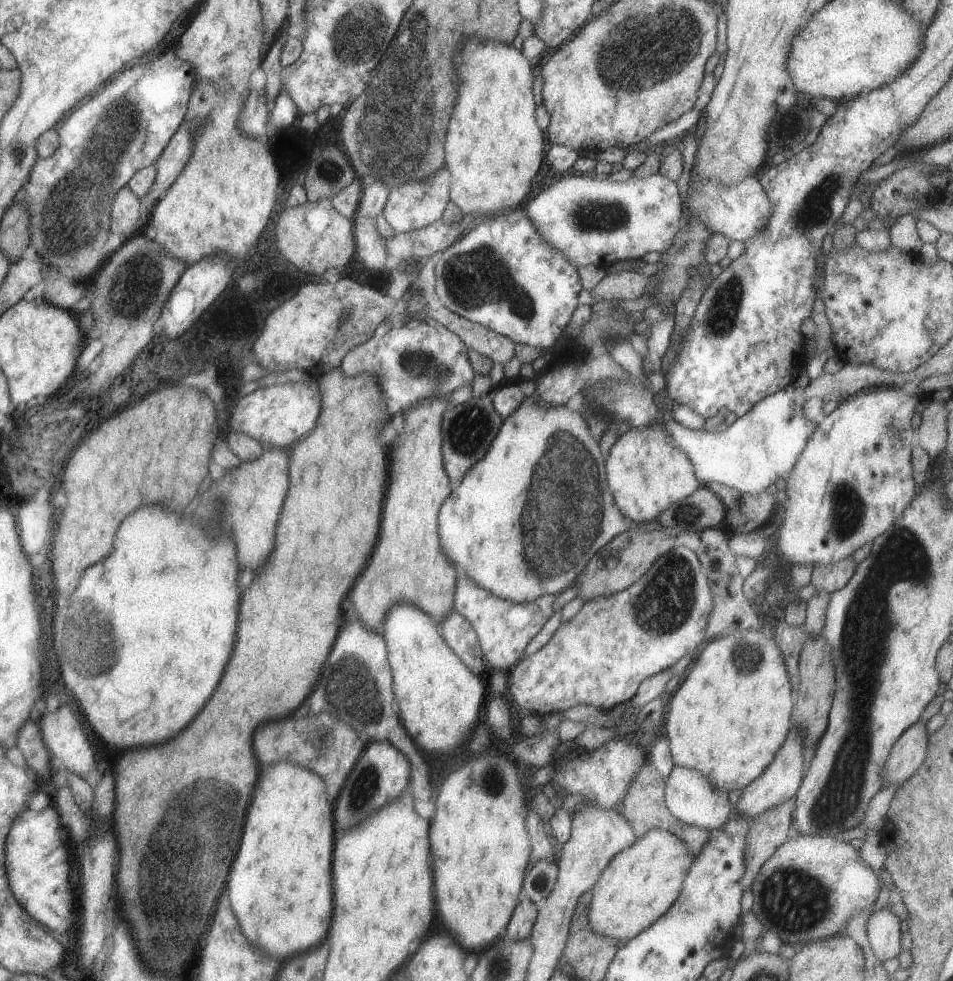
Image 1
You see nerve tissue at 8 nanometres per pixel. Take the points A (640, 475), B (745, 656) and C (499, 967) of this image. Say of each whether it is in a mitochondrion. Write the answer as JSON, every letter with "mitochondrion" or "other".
{"A":"other","B":"mitochondrion","C":"mitochondrion"}

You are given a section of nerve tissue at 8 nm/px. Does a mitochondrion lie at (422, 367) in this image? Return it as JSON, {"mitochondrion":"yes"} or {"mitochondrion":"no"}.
{"mitochondrion":"yes"}

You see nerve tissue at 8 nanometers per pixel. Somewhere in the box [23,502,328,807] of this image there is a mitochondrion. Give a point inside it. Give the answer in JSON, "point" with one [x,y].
{"point":[84,651]}

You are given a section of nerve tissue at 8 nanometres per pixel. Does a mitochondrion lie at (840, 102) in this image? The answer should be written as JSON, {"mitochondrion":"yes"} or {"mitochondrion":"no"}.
{"mitochondrion":"no"}

